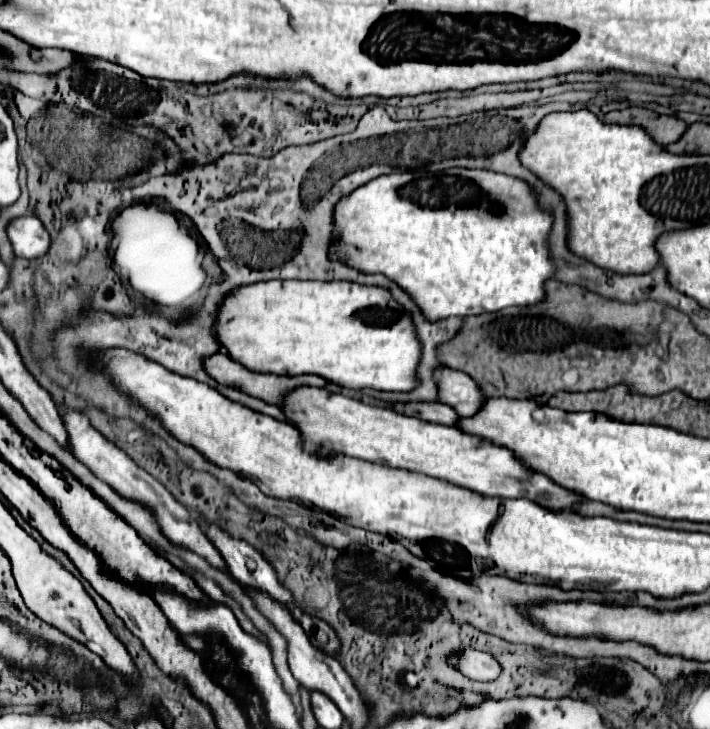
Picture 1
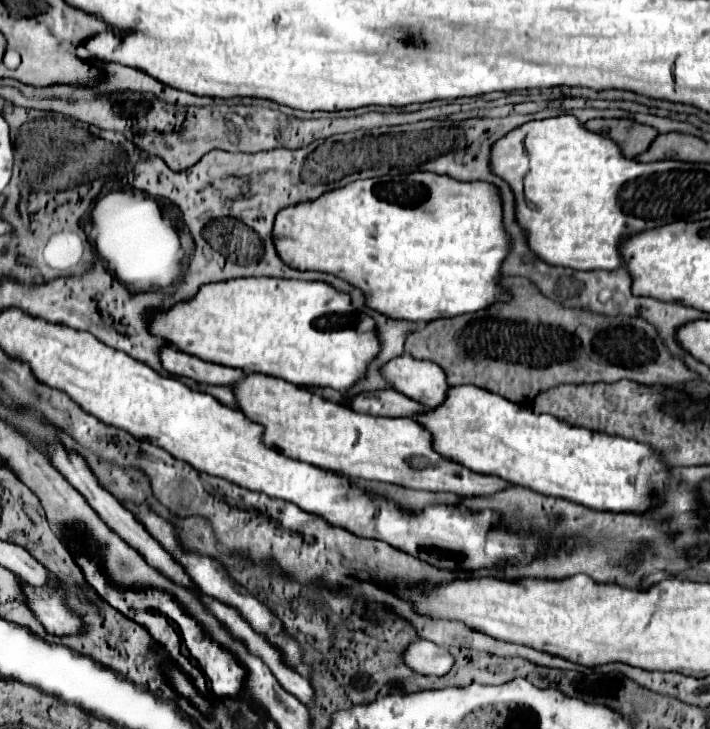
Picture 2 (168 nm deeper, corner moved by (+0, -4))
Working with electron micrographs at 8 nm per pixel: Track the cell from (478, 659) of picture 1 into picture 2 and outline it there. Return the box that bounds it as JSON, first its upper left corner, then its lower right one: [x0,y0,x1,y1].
[402,640,454,676]

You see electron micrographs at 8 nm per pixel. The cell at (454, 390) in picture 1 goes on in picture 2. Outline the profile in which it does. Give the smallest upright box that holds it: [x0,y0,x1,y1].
[380,354,446,408]

